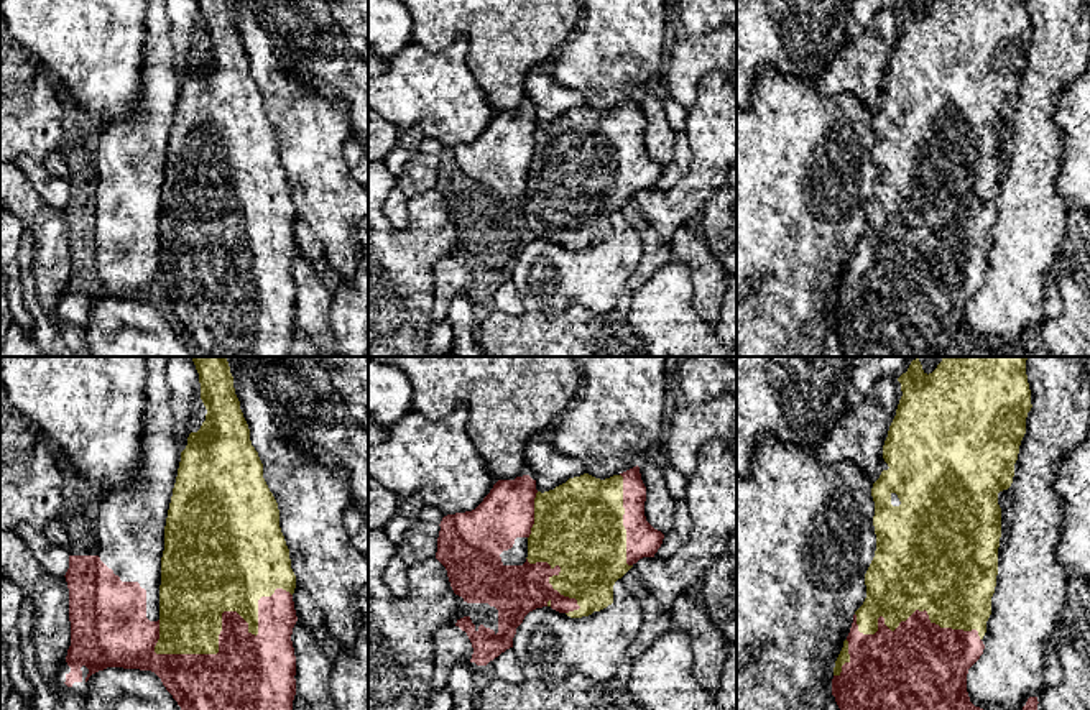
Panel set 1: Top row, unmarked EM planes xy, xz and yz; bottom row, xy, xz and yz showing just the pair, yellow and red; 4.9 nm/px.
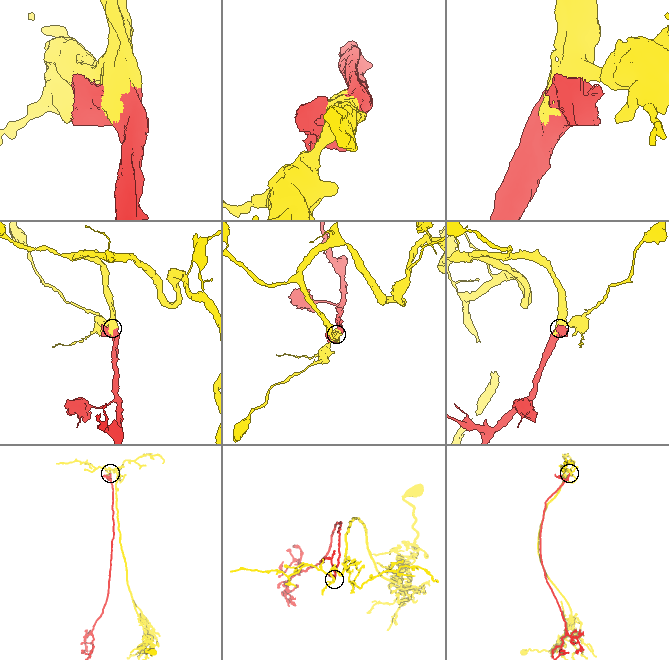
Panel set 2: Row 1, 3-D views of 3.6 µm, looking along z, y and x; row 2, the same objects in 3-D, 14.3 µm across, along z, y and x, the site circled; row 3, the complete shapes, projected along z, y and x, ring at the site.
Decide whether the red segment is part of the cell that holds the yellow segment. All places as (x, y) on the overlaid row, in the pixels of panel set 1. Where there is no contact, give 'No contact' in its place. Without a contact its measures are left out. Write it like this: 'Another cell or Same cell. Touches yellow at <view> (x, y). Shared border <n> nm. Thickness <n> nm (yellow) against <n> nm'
Same cell. Touches yellow at xy (224, 610). Shared border 750 nm. Thickness 500 nm (yellow) against 240 nm

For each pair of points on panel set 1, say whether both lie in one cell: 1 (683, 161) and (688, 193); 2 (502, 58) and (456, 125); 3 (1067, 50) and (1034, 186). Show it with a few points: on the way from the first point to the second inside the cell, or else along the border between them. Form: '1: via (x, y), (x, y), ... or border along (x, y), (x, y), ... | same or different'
1: border along (684, 135), (689, 145), (689, 170), (661, 193) | different
2: border along (466, 53), (471, 74), (497, 112) | different
3: via (1039, 84), (1034, 97), (1034, 152) | same

